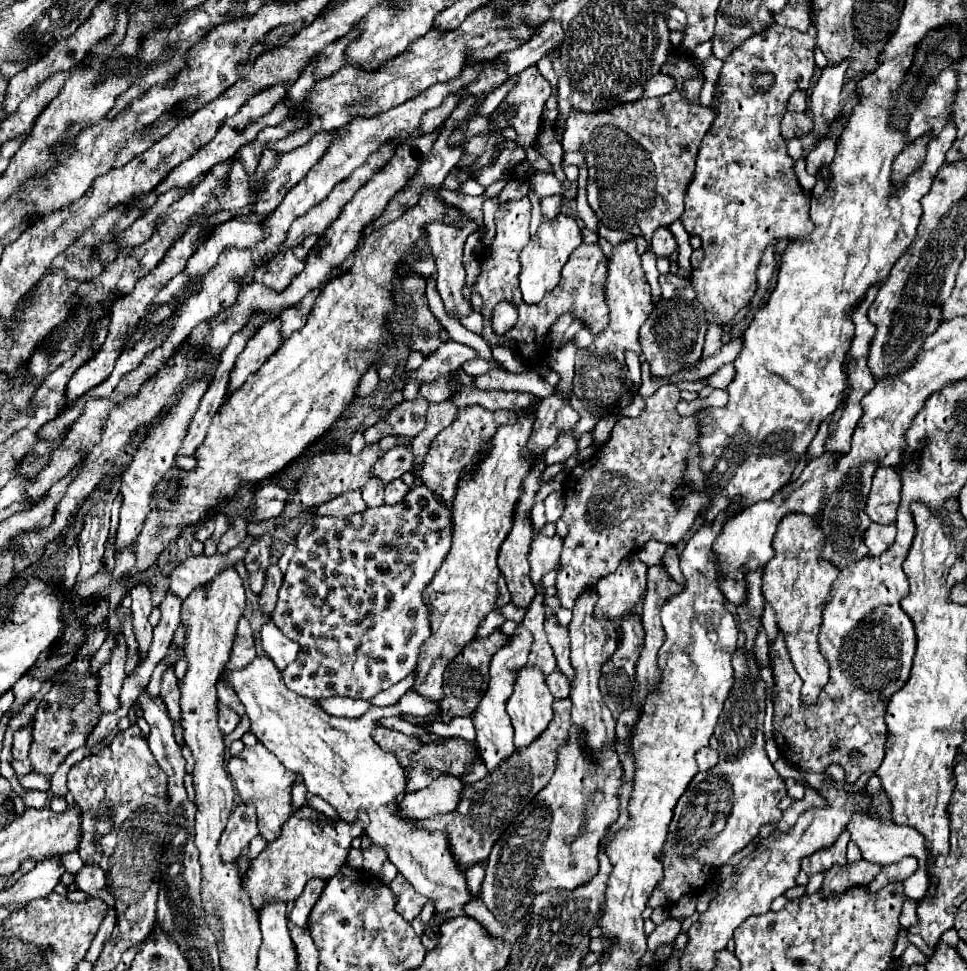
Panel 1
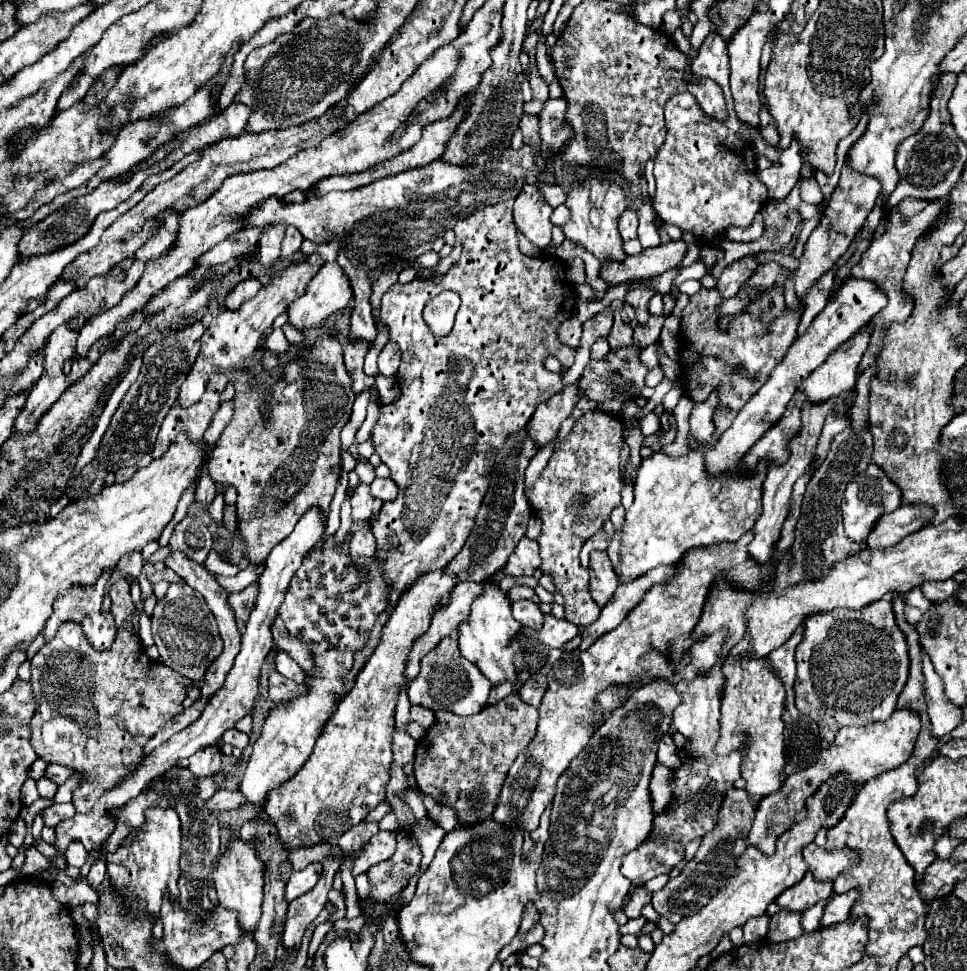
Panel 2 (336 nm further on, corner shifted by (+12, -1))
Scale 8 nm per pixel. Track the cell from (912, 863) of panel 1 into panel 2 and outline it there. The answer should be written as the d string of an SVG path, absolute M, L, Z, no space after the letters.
M859 891L833 895L823 909L823 917L821 917L819 927L829 927L829 925L837 925L837 923L845 921L849 917L849 911L851 911L857 895L859 895Z

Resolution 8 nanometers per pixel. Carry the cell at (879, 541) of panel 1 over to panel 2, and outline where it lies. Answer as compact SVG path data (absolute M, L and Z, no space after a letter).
M901 505L893 513L883 515L871 531L867 545L871 549L885 549L899 543L903 537L923 529L933 519L933 507L927 505Z

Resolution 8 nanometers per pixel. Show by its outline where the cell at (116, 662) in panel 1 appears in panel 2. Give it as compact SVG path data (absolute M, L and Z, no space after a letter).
M105 611L91 613L89 617L85 617L85 621L81 621L81 627L97 651L109 649L115 641L117 631L115 631L115 621L109 611L107 613Z

